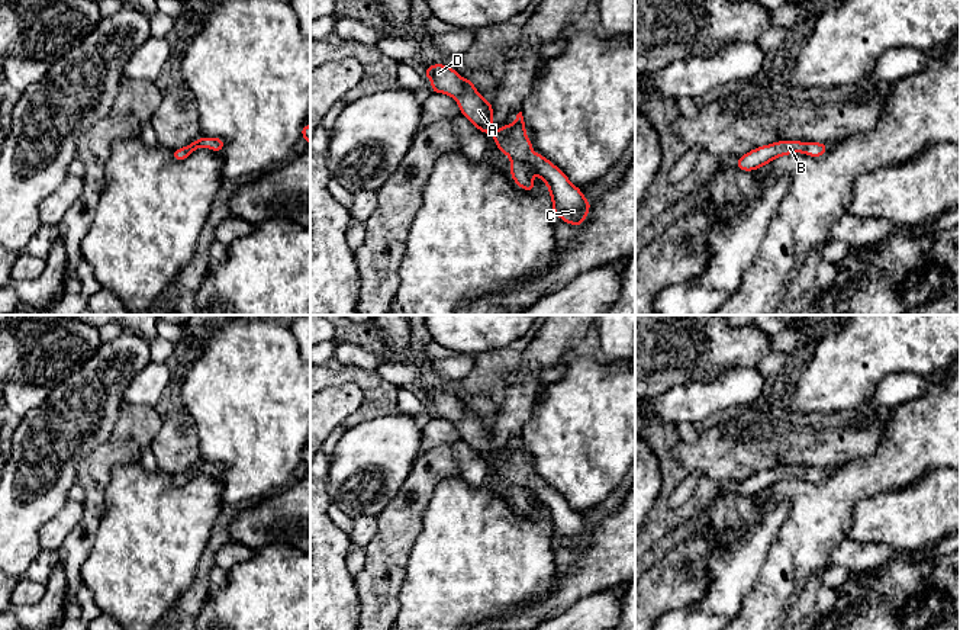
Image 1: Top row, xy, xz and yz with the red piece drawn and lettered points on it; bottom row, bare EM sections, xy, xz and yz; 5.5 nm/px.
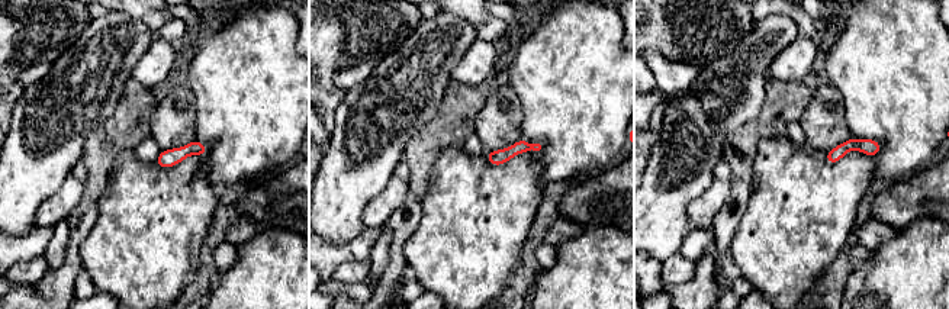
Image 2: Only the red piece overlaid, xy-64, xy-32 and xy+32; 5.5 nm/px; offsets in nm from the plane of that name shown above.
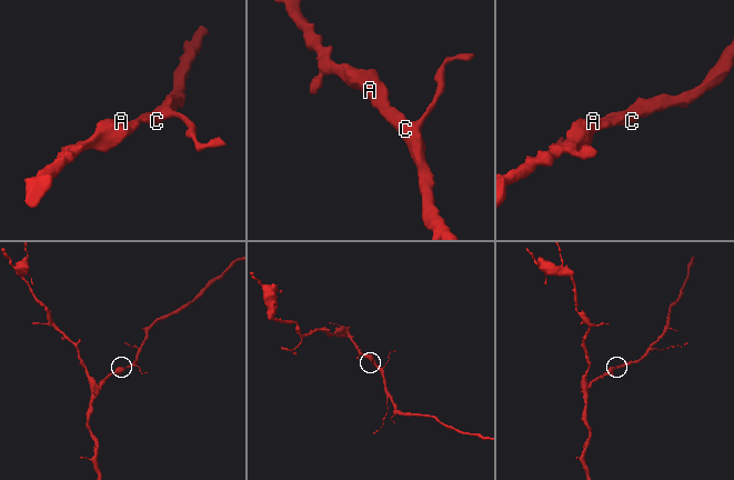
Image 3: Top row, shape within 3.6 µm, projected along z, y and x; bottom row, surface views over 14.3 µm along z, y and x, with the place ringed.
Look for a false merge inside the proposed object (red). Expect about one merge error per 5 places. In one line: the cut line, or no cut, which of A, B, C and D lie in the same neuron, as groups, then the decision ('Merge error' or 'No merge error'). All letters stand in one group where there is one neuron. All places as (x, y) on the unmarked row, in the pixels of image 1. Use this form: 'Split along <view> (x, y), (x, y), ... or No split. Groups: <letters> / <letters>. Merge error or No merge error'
No split. Groups: A B C D. No merge error

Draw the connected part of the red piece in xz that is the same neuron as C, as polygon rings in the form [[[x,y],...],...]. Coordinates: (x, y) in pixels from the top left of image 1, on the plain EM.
[[[522,437],[516,440],[512,450],[502,450],[492,465],[505,480],[512,483],[509,496],[515,510],[528,517],[535,517],[532,501],[538,499],[550,515],[553,540],[576,552],[586,546],[592,527],[555,489],[542,479],[534,478]]]

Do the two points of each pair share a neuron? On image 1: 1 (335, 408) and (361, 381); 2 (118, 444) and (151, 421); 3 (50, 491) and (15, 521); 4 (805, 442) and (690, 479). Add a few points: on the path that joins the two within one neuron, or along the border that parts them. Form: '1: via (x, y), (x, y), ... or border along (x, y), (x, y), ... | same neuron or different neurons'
1: border along (325, 388), (354, 383), (361, 391), (363, 402) | different neurons
2: via (126, 439), (142, 423) | same neuron
3: via (41, 495), (23, 513) | same neuron
4: border along (690, 472), (696, 475) | different neurons

